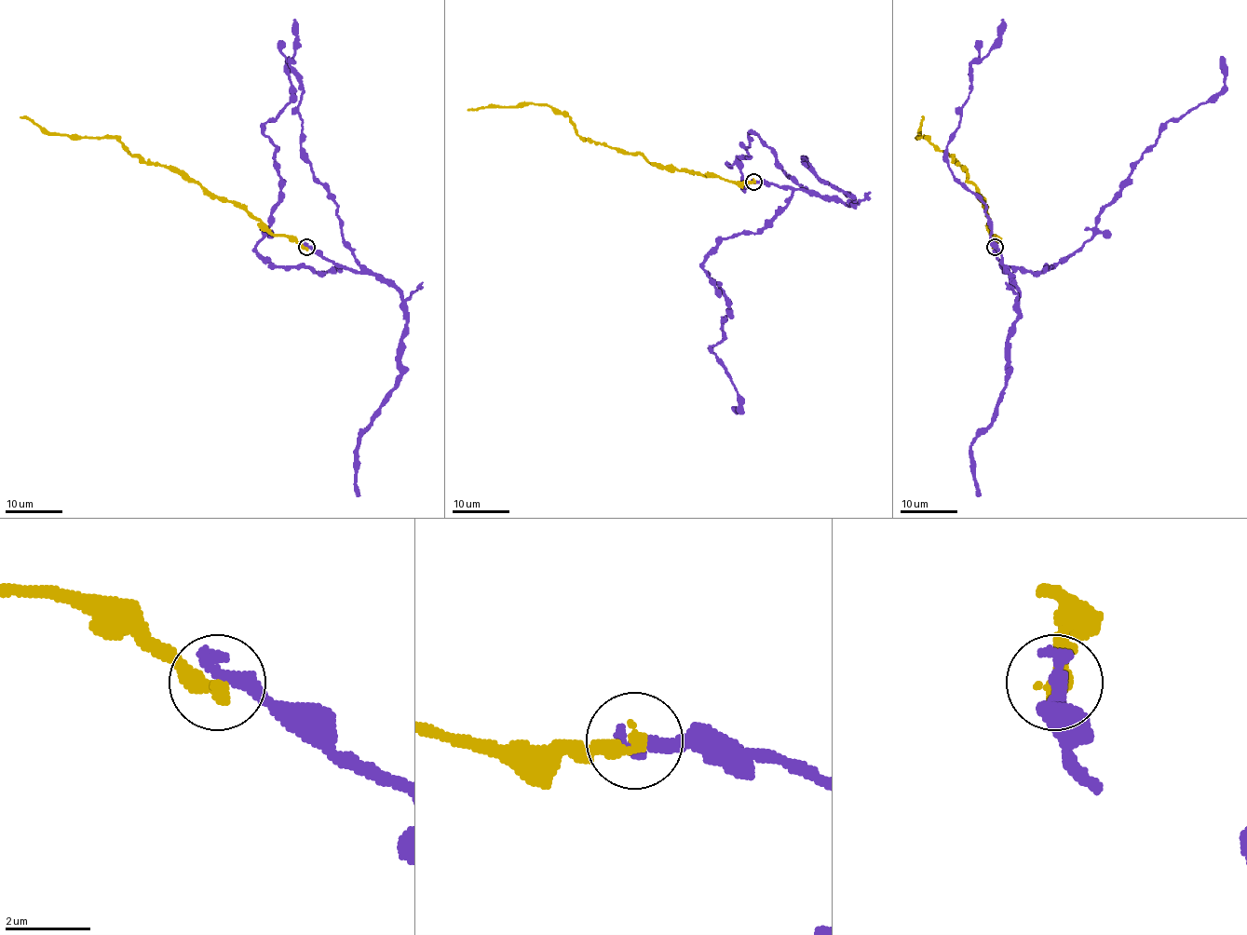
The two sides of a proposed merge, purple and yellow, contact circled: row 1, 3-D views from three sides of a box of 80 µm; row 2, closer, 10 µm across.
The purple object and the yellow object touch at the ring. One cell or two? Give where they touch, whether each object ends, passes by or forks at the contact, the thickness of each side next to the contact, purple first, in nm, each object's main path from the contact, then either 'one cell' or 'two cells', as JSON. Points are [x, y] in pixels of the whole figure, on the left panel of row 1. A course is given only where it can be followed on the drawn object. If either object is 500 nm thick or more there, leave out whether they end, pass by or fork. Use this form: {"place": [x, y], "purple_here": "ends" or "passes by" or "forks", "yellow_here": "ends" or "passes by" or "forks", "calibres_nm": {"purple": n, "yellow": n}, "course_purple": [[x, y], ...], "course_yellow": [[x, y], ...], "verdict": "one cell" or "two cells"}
{"place": [306, 247], "purple_here": "ends", "yellow_here": "ends", "calibres_nm": {"purple": 400, "yellow": 460}, "course_purple": [[305, 247], [345, 267], [276, 267], [255, 250], [278, 201], [276, 145], [264, 125], [290, 101], [289, 56]], "course_yellow": [[305, 247], [273, 234], [233, 202], [211, 196], [193, 180], [141, 161], [115, 138], [47, 133], [20, 116]], "verdict": "one cell"}

